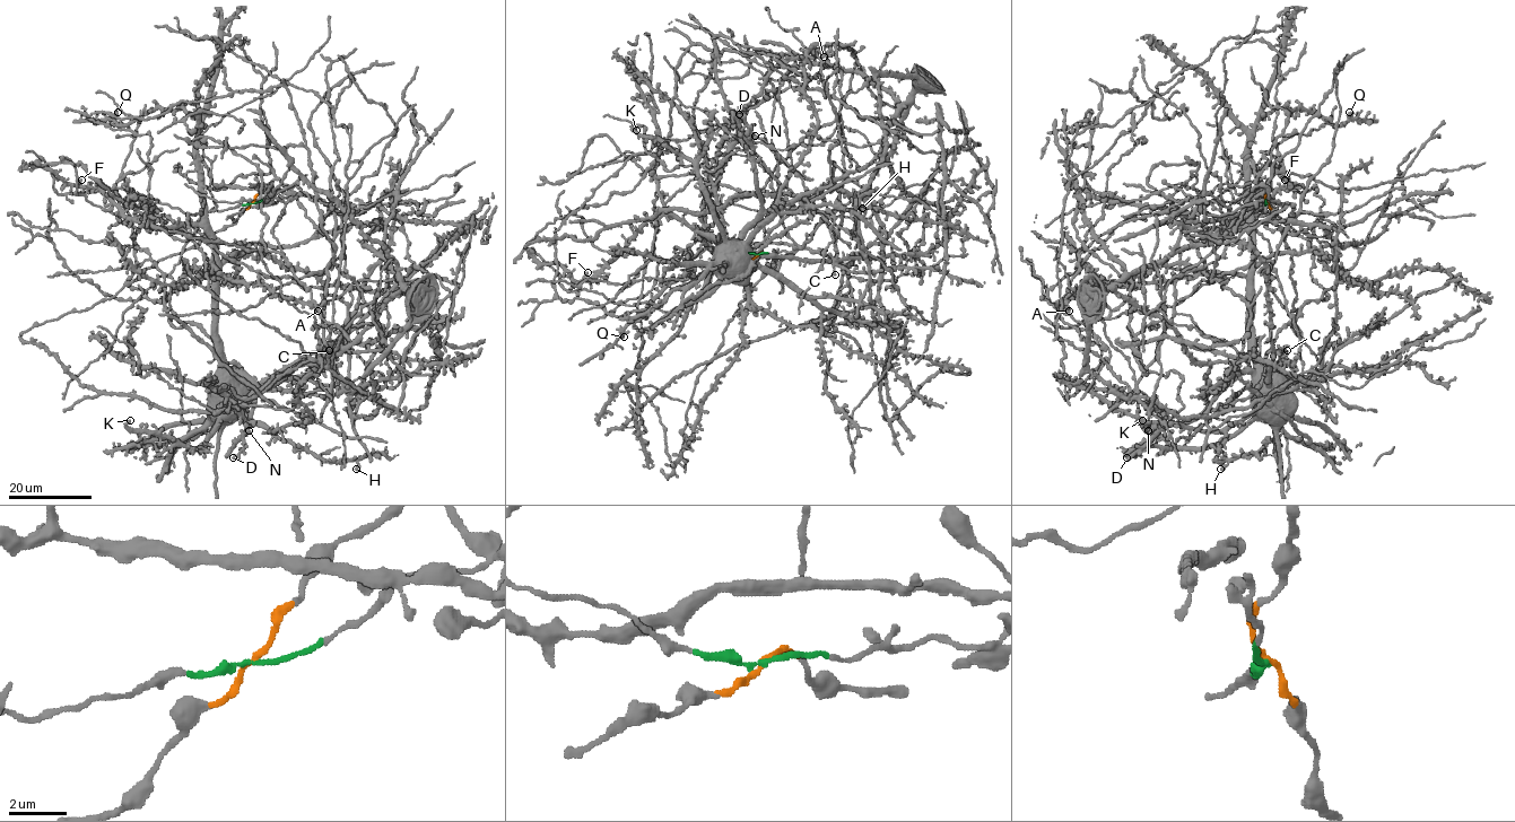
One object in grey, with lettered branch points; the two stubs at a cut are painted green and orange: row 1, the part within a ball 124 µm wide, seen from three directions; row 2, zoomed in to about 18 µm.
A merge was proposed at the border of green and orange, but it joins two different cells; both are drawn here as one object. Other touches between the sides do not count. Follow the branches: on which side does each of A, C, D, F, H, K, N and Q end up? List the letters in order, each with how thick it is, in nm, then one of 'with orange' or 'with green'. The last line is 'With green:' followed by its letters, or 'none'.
A: 420 nm | with green
C: 360 nm | with green
D: 200 nm | with green
F: 320 nm | with green
H: 480 nm | with green
K: 400 nm | with green
N: 500 nm | with green
Q: 480 nm | with green
With green: A, C, D, F, H, K, N, Q

